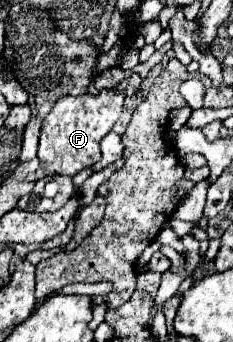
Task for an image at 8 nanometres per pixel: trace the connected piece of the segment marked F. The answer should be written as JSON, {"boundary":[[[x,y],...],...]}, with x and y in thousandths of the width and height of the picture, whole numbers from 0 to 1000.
{"boundary":[[[438,263],[421,281],[352,275],[352,281],[266,281],[232,298],[215,333],[180,357],[172,380],[172,515],[283,509],[318,515],[361,491],[386,491],[429,462],[429,409],[481,380],[506,351],[532,304],[532,275],[489,263]]]}

